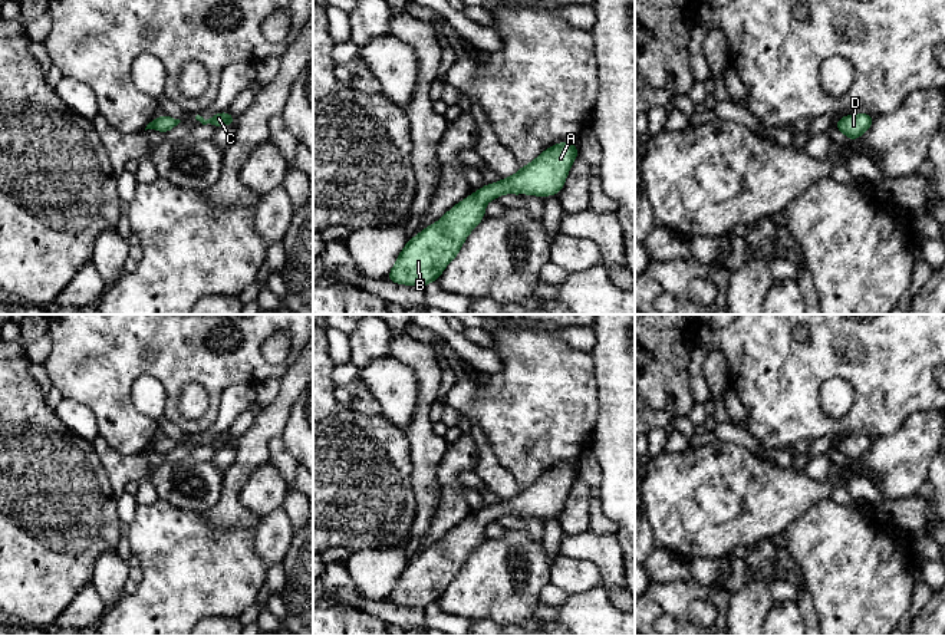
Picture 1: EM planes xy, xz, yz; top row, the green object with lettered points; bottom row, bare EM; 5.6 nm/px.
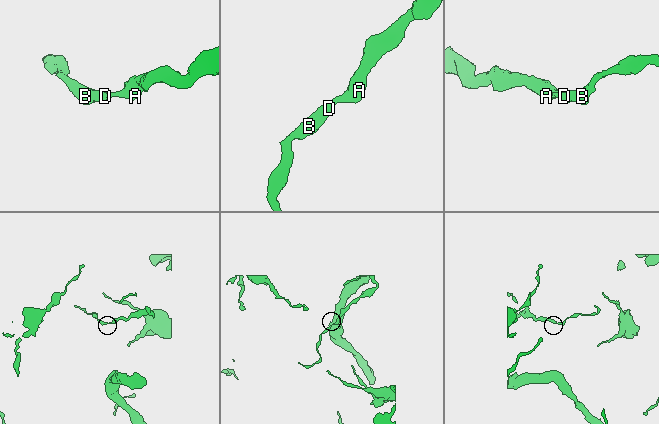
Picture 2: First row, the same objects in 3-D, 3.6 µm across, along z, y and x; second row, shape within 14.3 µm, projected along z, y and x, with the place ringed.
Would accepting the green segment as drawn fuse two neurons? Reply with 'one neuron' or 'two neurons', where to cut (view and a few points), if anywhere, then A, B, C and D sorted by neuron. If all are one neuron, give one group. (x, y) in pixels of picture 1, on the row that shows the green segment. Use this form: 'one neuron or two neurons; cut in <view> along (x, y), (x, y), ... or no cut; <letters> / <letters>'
one neuron; no cut; A B C D

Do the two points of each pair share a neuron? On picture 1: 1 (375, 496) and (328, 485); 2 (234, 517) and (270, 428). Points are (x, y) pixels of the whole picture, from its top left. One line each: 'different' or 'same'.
1: same
2: same

